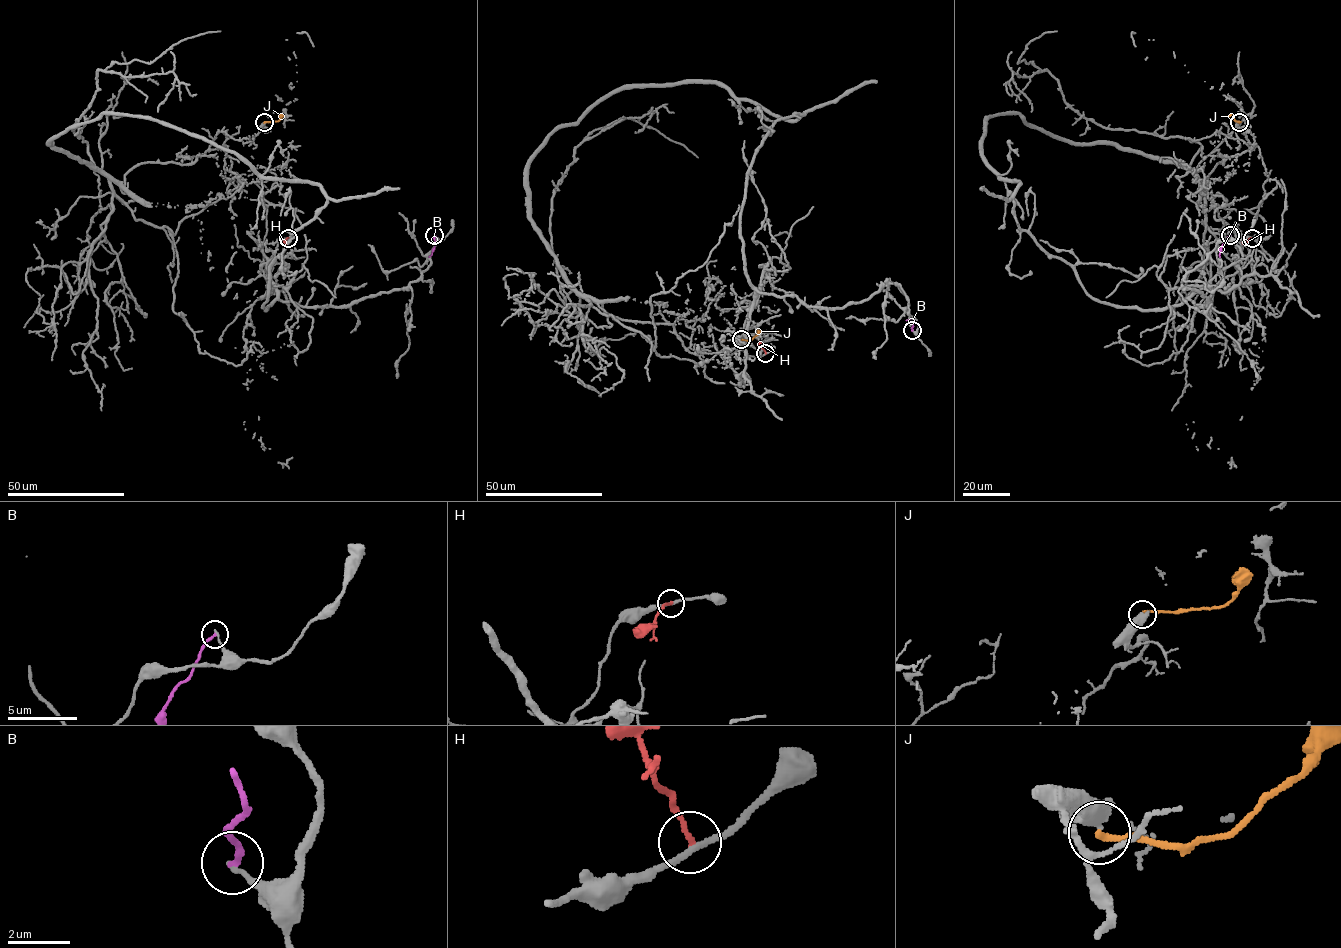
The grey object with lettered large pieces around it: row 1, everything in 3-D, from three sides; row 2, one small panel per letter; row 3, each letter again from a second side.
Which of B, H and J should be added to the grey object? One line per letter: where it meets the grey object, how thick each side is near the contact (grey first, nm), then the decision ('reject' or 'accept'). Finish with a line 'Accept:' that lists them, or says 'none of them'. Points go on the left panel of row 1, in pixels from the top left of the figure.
B: (434, 235) | 160/200 nm | reject
H: (288, 238) | 200/160 nm | reject
J: (264, 122) | 550/200 nm | reject
Accept: none of them

